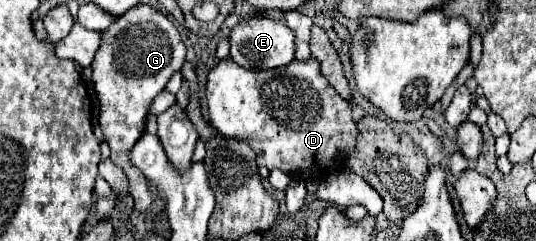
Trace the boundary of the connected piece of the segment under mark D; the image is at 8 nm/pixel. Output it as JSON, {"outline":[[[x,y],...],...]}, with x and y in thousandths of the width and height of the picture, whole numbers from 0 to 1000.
{"outline":[[[429,237],[407,253],[392,303],[384,344],[384,419],[392,461],[392,519],[407,535],[414,560],[429,560],[459,585],[474,627],[481,685],[511,693],[534,718],[556,718],[560,734],[593,734],[593,710],[634,693],[653,610],[660,610],[660,577],[668,560],[664,510],[653,477],[653,427],[642,419],[616,344],[597,311],[593,261],[586,245],[571,261],[545,253],[537,278],[504,286],[504,295],[463,295],[440,270]]]}

